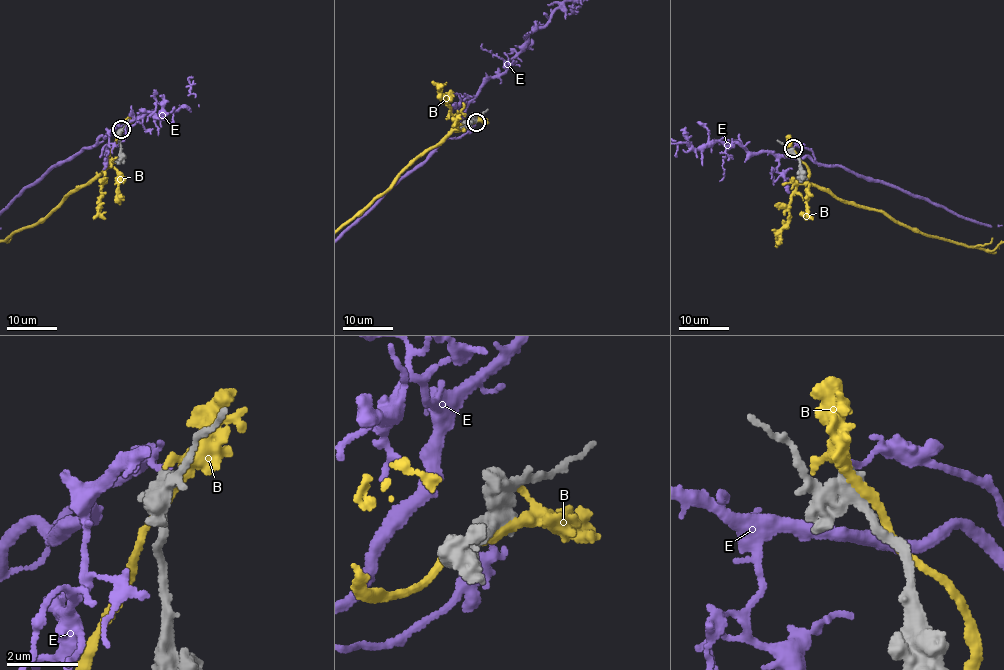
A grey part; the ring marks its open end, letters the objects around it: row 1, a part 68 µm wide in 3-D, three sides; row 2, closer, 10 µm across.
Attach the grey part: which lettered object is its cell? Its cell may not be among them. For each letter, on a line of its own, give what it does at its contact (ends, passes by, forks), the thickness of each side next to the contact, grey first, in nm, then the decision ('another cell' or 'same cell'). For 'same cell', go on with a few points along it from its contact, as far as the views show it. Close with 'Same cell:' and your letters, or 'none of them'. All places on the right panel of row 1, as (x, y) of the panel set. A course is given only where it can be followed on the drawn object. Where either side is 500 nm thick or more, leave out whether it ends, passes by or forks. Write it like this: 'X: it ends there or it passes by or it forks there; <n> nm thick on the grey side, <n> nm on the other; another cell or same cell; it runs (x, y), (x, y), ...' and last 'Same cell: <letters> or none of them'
B: it passes by; 440 nm thick on the grey side, 260 nm on the other; another cell
E: it ends there; 400 nm thick on the grey side, 140 nm on the other; another cell
Same cell: none of them

